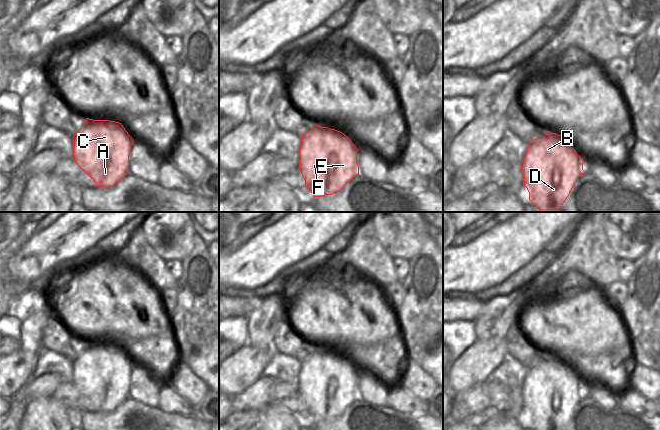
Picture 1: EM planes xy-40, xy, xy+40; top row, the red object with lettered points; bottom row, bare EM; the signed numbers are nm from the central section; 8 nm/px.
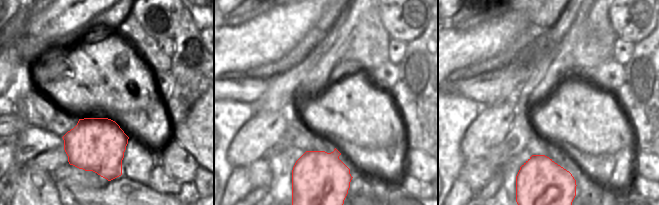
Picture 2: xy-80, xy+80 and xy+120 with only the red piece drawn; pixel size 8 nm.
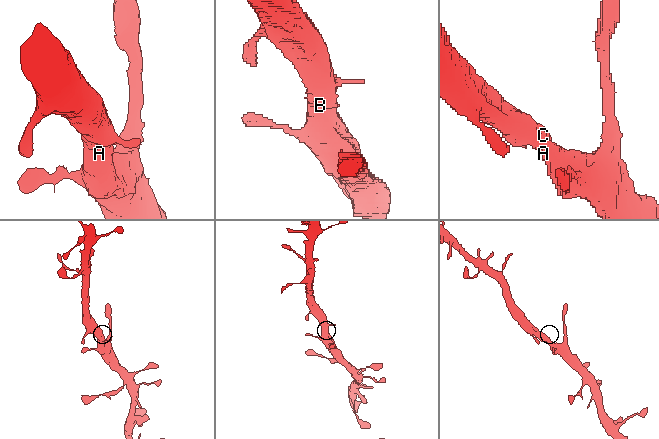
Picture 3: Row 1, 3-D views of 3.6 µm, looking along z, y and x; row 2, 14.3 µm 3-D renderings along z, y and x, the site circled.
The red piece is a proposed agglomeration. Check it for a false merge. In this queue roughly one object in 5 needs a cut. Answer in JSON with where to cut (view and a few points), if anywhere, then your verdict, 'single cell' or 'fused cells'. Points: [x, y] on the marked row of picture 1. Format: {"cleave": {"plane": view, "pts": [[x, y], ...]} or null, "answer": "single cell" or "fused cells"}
{"cleave": null, "answer": "single cell"}

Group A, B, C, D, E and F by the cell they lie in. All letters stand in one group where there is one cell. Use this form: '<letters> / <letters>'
A B C D E F

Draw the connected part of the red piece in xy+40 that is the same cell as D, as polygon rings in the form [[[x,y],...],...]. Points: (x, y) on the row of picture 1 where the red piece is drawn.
[[[546,131],[545,135],[531,141],[521,163],[523,185],[529,192],[529,200],[540,212],[558,212],[569,196],[583,170],[584,160],[565,141],[564,137]]]

